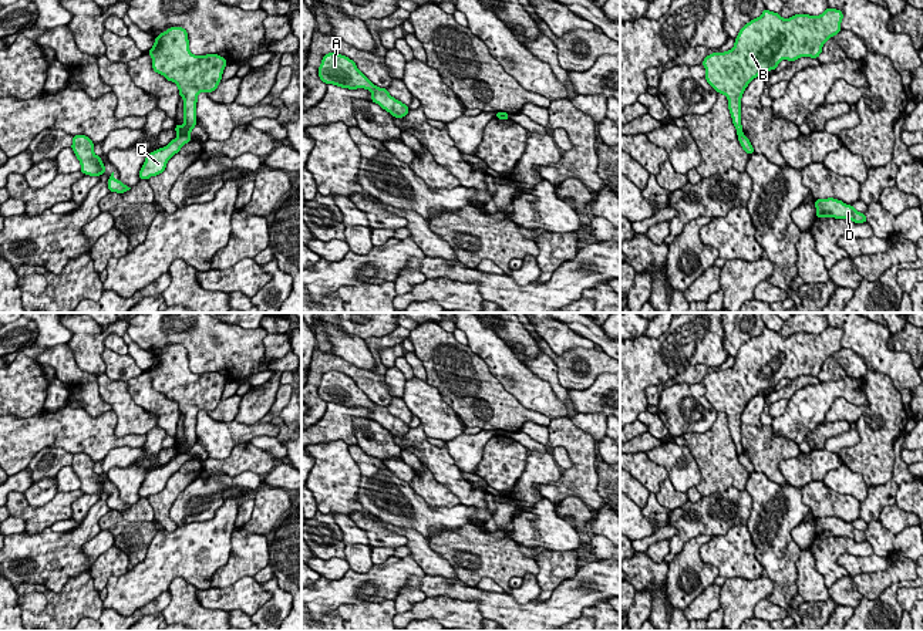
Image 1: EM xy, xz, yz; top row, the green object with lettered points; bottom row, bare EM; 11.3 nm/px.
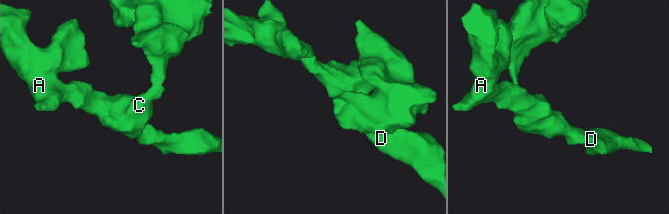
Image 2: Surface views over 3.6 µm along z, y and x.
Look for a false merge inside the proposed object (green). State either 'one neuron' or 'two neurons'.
two neurons

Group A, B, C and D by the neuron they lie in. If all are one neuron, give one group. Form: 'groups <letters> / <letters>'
groups A C D / B

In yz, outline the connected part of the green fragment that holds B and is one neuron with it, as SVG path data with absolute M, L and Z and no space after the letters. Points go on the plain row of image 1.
M831 325L821 334L795 333L786 338L778 331L765 327L758 337L752 337L741 345L731 368L713 371L704 377L701 382L705 387L705 398L718 412L727 415L728 428L738 455L744 452L741 443L741 416L748 402L761 391L774 389L781 378L818 377L823 362L842 348L842 337L843 331Z

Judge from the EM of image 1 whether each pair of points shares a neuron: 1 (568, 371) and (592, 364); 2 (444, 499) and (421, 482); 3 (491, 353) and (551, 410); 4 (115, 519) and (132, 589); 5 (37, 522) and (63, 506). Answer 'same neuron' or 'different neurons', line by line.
1: same neuron
2: same neuron
3: same neuron
4: different neurons
5: same neuron

